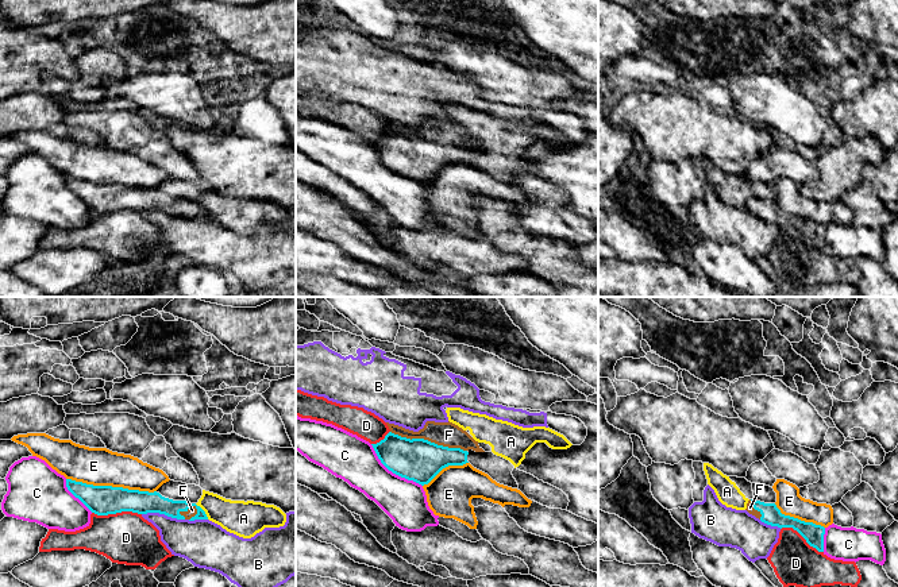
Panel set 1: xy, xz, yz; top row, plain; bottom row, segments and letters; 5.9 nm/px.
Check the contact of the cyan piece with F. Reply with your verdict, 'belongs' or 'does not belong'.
belongs

